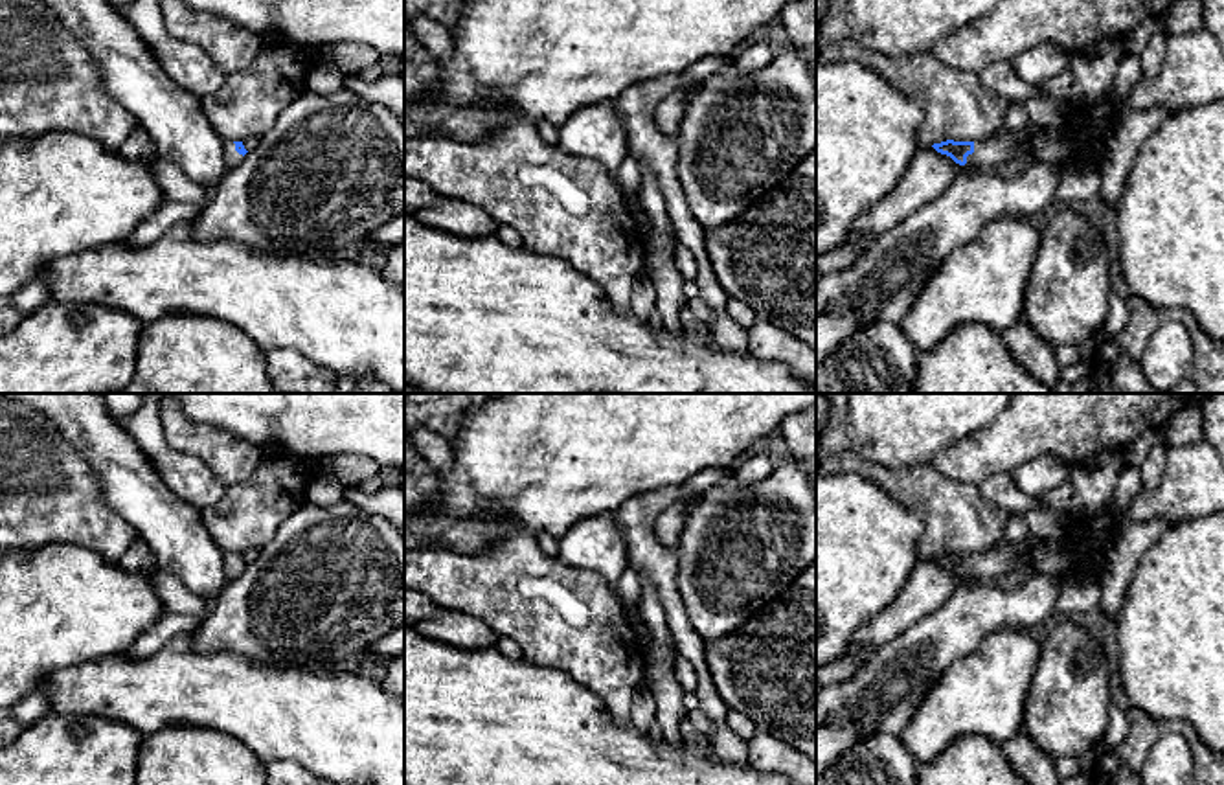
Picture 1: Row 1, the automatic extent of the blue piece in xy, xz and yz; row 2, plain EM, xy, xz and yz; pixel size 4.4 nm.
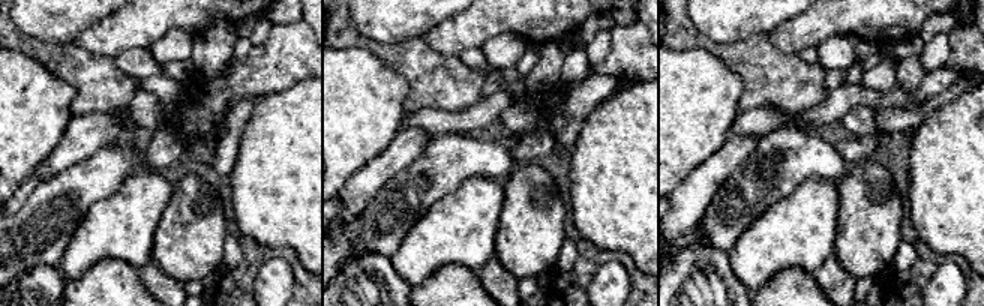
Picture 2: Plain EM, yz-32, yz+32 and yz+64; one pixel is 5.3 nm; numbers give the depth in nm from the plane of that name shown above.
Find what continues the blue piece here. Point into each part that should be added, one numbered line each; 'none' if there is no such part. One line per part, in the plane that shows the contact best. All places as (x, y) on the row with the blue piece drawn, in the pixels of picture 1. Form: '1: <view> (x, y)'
1: yz (1000, 147)

